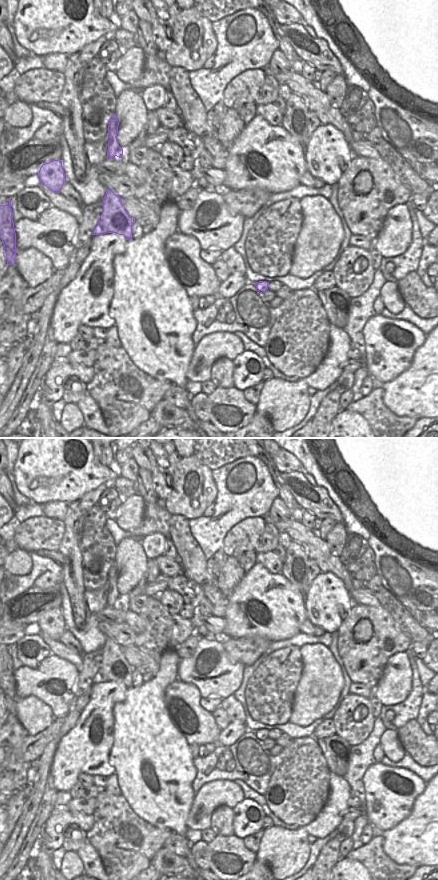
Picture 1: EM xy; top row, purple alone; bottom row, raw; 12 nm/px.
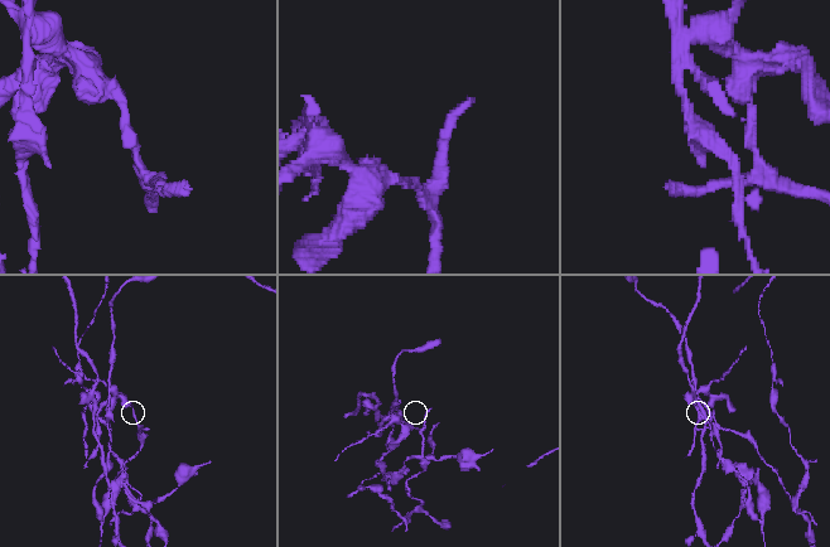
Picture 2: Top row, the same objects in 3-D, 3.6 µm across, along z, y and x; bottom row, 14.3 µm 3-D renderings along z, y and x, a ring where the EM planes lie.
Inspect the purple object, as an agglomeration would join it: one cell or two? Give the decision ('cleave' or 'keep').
cleave

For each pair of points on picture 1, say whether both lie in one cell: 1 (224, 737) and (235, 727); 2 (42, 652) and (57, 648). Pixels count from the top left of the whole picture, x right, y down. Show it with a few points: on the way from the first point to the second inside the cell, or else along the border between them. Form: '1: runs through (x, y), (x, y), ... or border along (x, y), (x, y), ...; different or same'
1: runs through (227, 737), (234, 730); same
2: border along (35, 633), (41, 637), (52, 653); different

